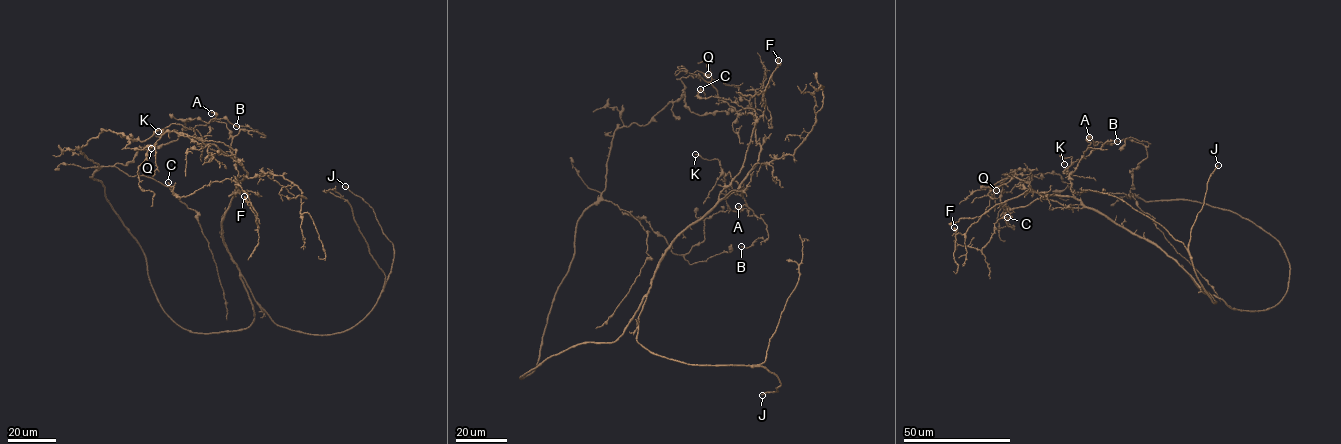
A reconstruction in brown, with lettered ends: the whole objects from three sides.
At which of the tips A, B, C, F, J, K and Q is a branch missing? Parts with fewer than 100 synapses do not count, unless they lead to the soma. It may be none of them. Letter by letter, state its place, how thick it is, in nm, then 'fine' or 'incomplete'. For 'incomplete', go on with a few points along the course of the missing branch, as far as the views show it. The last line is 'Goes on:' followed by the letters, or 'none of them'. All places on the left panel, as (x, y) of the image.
A: place (211, 113); calibre 220 nm; fine
B: place (236, 126); calibre 130 nm; fine
C: place (168, 182); calibre 150 nm; fine
F: place (244, 196); calibre 480 nm; fine
J: place (345, 186); calibre 240 nm; incomplete; course (345, 186), (315, 177), (288, 180), (275, 173)
K: place (158, 131); calibre 220 nm; fine
Q: place (151, 148); calibre 320 nm; fine
Goes on: J

